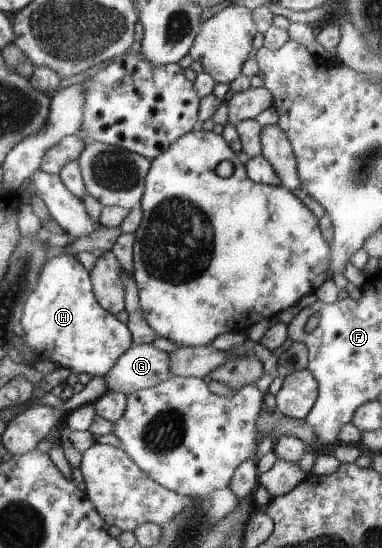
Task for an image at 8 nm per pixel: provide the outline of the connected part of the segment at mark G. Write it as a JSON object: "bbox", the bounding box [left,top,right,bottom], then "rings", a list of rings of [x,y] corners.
{"bbox":[103,342,170,395],"rings":[[[150,342],[130,345],[103,376],[108,391],[125,395],[144,388],[153,389],[170,377],[167,352],[156,350]]]}

